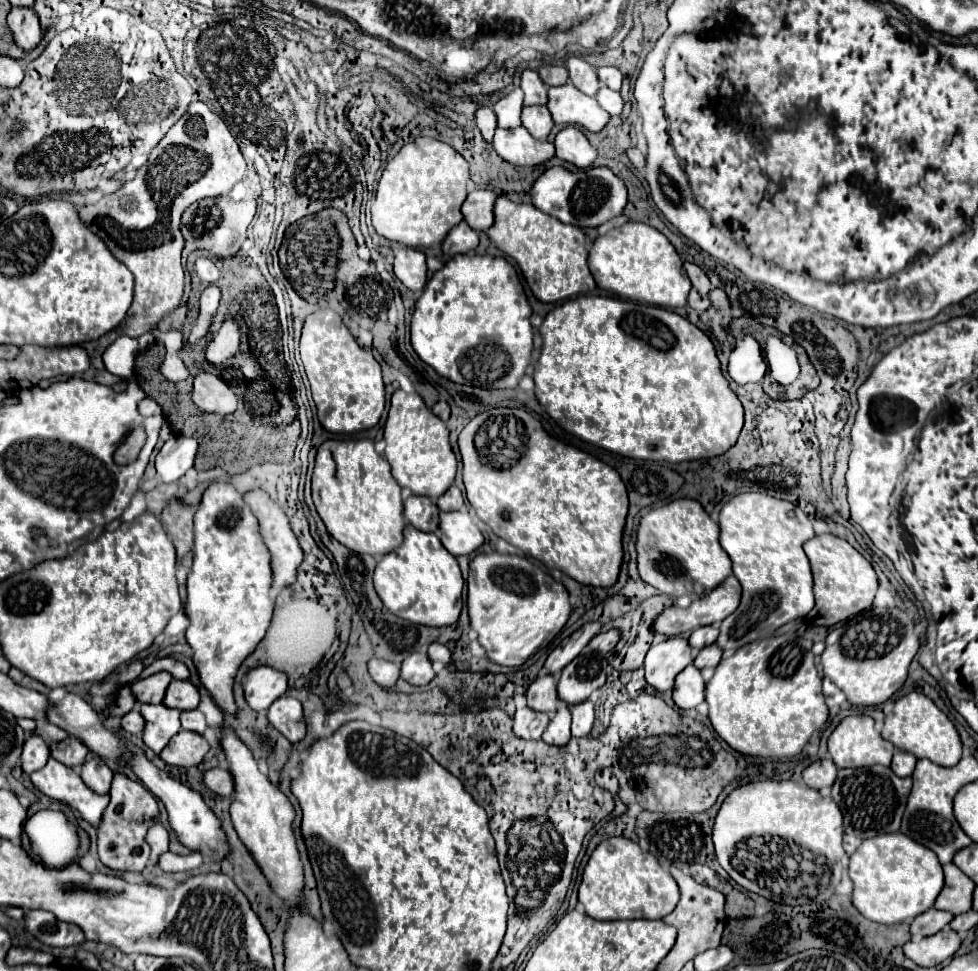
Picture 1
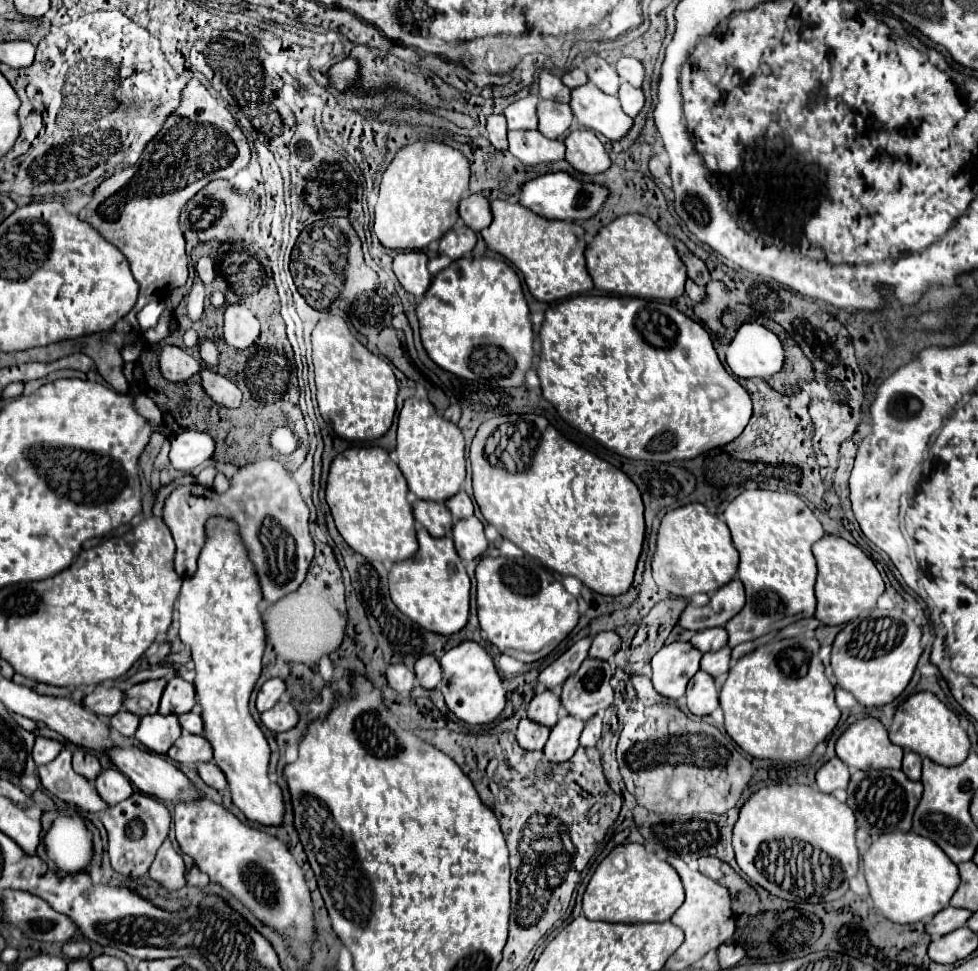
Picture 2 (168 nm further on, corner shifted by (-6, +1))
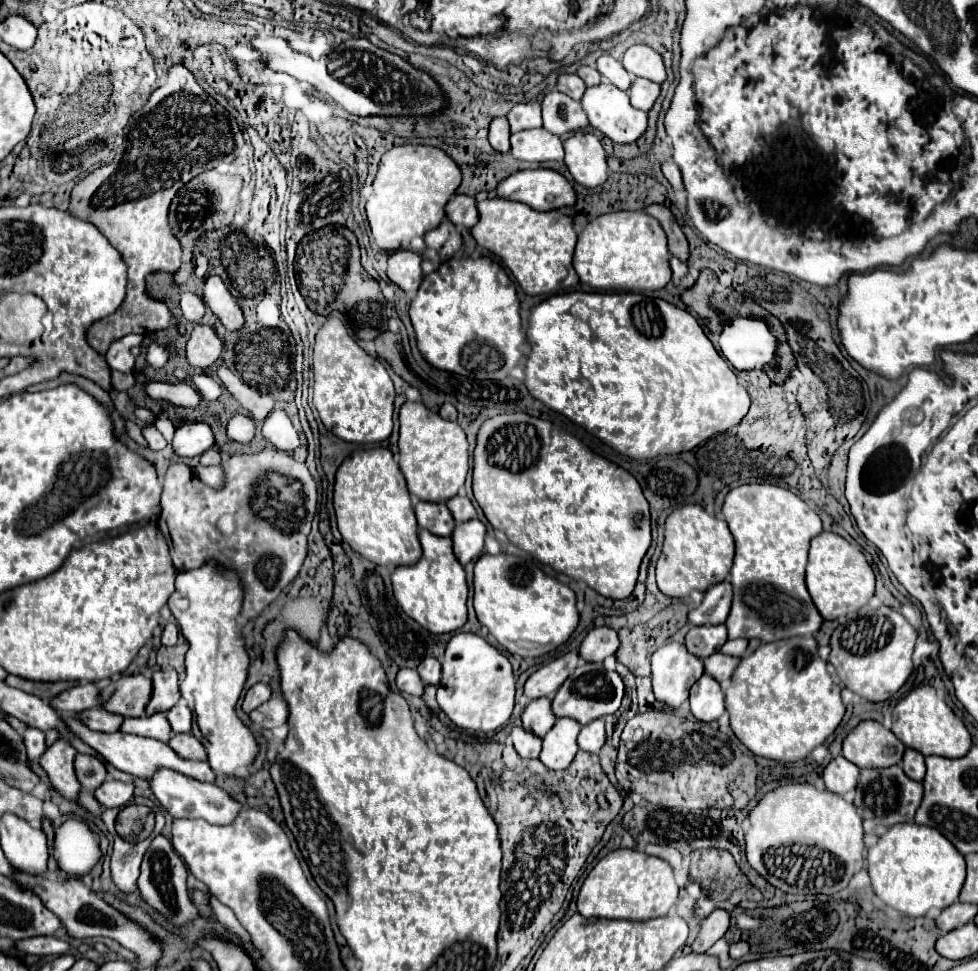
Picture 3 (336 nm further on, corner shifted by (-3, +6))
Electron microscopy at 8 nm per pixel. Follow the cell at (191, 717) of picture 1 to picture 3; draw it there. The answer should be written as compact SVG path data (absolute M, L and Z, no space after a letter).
M178 704L172 710L168 710L166 716L170 720L170 726L172 726L174 734L178 734L178 732L190 732L192 730L192 712L188 710L188 706Z

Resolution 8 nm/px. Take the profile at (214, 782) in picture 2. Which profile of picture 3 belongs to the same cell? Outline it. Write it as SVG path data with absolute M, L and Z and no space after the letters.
M64 716L66 728L80 738L84 744L88 744L90 748L94 748L98 754L102 754L112 766L116 766L122 772L134 774L138 778L148 778L158 766L166 766L172 768L180 774L186 774L190 778L196 778L200 782L214 782L214 772L210 768L208 762L196 762L196 760L184 760L182 756L176 756L176 752L172 752L172 748L164 742L152 740L152 738L142 738L142 736L134 736L134 734L124 734L124 732L114 732L114 734L106 734L106 732L94 732L90 728L86 728L86 724L74 716Z

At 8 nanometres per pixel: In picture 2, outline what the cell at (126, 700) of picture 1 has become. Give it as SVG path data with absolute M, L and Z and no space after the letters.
M97 685L93 693L83 697L83 707L87 707L89 711L93 711L95 715L105 715L111 717L115 715L121 705L123 705L123 691L119 689L107 689L103 685Z

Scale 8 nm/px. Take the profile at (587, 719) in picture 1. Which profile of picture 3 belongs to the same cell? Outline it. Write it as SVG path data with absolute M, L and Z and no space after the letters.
M602 718L582 726L582 730L578 734L578 746L586 752L598 752L602 748L604 740L606 740L606 734L604 734L604 720Z

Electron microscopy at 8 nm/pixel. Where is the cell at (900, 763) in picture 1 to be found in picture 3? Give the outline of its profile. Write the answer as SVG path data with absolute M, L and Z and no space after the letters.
M908 748L908 750L904 752L902 768L904 768L904 772L906 772L906 774L908 774L912 780L918 780L918 782L922 782L924 774L926 774L924 756L922 756L918 750L912 750L912 748Z

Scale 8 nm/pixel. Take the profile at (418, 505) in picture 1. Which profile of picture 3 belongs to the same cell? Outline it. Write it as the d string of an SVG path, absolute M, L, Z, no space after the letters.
M418 502L414 506L418 526L426 528L428 532L436 536L450 536L454 530L454 518L448 512L446 504L436 504L436 502Z

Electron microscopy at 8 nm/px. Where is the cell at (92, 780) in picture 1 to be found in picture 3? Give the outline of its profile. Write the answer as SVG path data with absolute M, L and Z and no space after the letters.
M106 780L100 788L96 788L94 796L104 808L118 808L122 804L128 804L134 794L134 786L122 780Z

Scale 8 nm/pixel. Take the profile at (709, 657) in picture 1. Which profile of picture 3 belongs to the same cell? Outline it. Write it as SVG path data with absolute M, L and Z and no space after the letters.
M716 652L708 658L704 658L704 670L706 674L710 674L712 678L716 678L720 684L728 684L730 682L730 676L734 672L734 668L738 666L740 658L736 656L726 656L722 652Z

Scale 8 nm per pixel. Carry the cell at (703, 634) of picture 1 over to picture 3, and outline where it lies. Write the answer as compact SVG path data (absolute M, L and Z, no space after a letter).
M716 624L716 626L694 626L686 634L686 648L698 658L706 658L714 652L718 652L724 642L728 640L726 636L726 626Z

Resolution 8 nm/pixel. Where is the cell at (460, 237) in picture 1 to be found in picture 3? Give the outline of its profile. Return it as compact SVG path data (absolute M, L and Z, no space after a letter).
M444 220L438 228L430 230L426 236L426 246L438 250L442 260L450 260L462 246L462 234L456 230L456 226L450 220Z

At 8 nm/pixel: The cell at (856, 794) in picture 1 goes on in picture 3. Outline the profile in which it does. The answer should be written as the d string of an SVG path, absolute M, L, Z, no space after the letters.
M900 766L864 768L860 772L854 806L862 810L862 818L868 818L874 824L880 824L886 828L902 822L912 822L920 802L922 802L922 784L908 778Z

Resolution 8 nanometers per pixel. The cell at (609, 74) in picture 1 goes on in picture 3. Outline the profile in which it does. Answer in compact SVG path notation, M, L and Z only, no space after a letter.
M638 44L638 46L630 46L622 58L624 68L640 78L648 78L652 82L664 82L666 78L666 70L662 64L662 56L652 50L650 46Z

